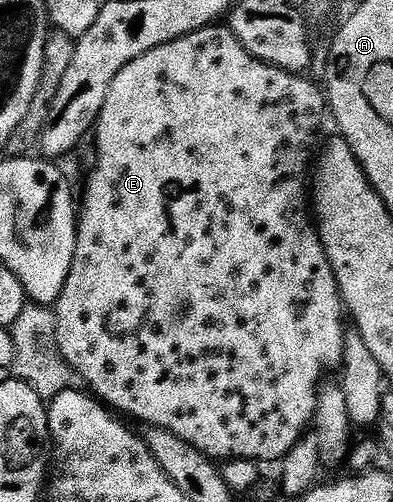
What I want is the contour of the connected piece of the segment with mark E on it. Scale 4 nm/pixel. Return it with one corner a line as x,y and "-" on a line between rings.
213,24
213,25
211,25
211,26
207,26
207,27
206,27
206,28
202,28
202,29
201,29
201,30
199,30
199,31
198,31
198,32
194,32
194,33
193,33
193,34
187,34
187,35
186,35
186,36
182,36
182,37
181,37
181,38
179,38
179,39
178,39
178,40
174,40
174,41
173,41
173,42
171,42
171,43
170,43
170,44
162,44
162,45
161,45
161,46
159,46
159,47
158,47
158,48
154,48
154,49
153,49
153,50
151,50
151,51
150,51
150,52
146,52
146,53
145,53
145,54
143,54
143,55
142,55
142,56
138,56
138,60
134,60
134,61
133,61
133,62
131,62
131,63
130,63
130,64
126,64
126,68
122,68
122,72
118,72
118,76
114,76
114,84
110,84
110,92
106,92
106,104
105,104
105,105
104,105
104,107
103,107
103,108
102,108
102,112
101,112
101,113
100,113
100,116
99,116
99,118
97,118
97,119
96,119
96,121
95,121
95,123
94,123
94,139
95,139
95,138
96,138
96,167
94,167
94,168
93,168
93,170
92,170
92,175
90,175
90,176
89,176
89,178
88,178
88,187
86,187
86,188
85,188
85,190
84,190
84,202
83,202
83,198
82,198
82,205
81,205
81,206
80,206
80,207
79,207
79,210
78,210
78,221
77,221
77,223
76,223
76,247
75,247
75,248
74,248
74,260
73,260
73,261
72,261
72,263
71,263
71,264
70,264
70,276
66,276
66,284
65,284
65,285
64,285
64,287
63,287
63,288
62,288
62,292
61,292
61,293
60,293
60,299
59,299
59,300
58,300
58,301
57,301
57,302
56,302
56,303
55,303
55,304
54,304
54,311
55,311
55,314
56,314
56,345
57,345
57,346
58,346
58,347
59,347
59,351
60,351
60,355
61,355
61,357
63,357
63,358
64,358
64,360
65,360
65,361
66,361
66,362
67,362
67,364
68,364
68,366
69,366
69,368
70,368
70,369
71,369
71,370
72,370
72,371
75,371
75,372
76,372
76,374
77,374
77,375
78,375
78,378
79,378
79,381
80,381
80,382
81,382
81,383
83,383
83,385
84,385
84,386
85,386
85,387
87,387
87,389
88,389
88,390
89,390
89,391
91,391
91,393
92,393
92,394
93,394
93,395
95,395
95,397
96,397
96,398
97,398
97,399
99,399
99,401
100,401
100,402
101,402
101,403
103,403
103,405
105,405
105,406
107,406
107,407
109,407
109,408
111,408
111,409
112,409
112,410
113,410
113,411
116,411
116,412
119,412
119,413
120,413
120,414
121,414
121,415
124,415
124,414
129,414
129,416
130,416
130,417
132,417
132,418
137,418
137,420
138,420
138,421
140,421
140,422
144,422
144,423
143,423
143,425
144,425
144,426
145,426
145,427
150,427
150,426
157,426
157,427
158,427
158,428
162,428
162,429
163,429
163,430
165,430
165,431
166,431
166,432
174,432
174,436
178,436
178,437
179,437
179,438
181,438
181,439
182,439
182,440
186,440
186,444
194,444
194,448
198,448
198,452
202,452
202,453
203,453
203,454
205,454
205,456
207,456
207,457
208,457
208,458
211,458
211,459
213,459
213,460
231,460
231,459
234,459
234,458
241,458
241,459
242,459
242,460
250,460
250,461
251,461
251,462
254,462
254,463
257,463
257,464
265,464
265,463
264,463
264,462
276,462
276,463
279,463
279,462
280,462
280,461
281,461
281,460
282,460
282,459
283,459
283,458
284,458
284,457
286,457
286,456
287,456
287,455
288,455
288,453
289,453
289,452
290,452
290,448
294,448
294,444
298,444
298,443
299,443
299,442
300,442
300,440
301,440
301,438
303,438
303,437
304,437
304,435
305,435
305,434
307,434
307,433
309,433
309,430
310,430
310,427
311,427
311,426
312,426
312,425
313,425
313,422
314,422
314,419
315,419
315,416
316,416
316,405
317,405
317,404
318,404
318,400
319,400
319,399
320,399
320,387
321,387
321,383
323,383
323,382
324,382
324,381
325,381
325,378
324,378
324,373
326,373
326,372
327,372
327,370
332,370
332,369
334,369
334,368
335,368
335,366
336,366
336,369
337,369
337,367
339,367
339,366
340,366
340,365
341,365
341,363
343,363
343,361
344,361
344,336
345,336
345,333
346,333
346,325
345,325
345,326
344,326
344,318
345,318
345,322
346,322
346,311
345,311
345,308
344,308
344,303
343,303
343,301
342,301
342,299
341,299
341,297
340,297
340,286
339,286
339,285
338,285
338,283
336,283
336,277
335,277
335,276
334,276
334,272
333,272
333,271
332,271
332,269
331,269
331,268
330,268
330,260
329,260
329,259
328,259
328,257
327,257
327,256
326,256
326,252
325,252
325,251
324,251
324,249
323,249
323,248
322,248
322,240
321,240
321,239
320,239
320,231
319,231
319,229
318,229
318,226
317,226
317,223
316,223
316,222
315,222
315,221
314,221
314,218
313,218
313,215
312,215
312,214
311,214
311,213
310,213
310,171
311,171
311,170
312,170
312,169
313,169
313,166
314,166
314,155
315,155
315,154
316,154
316,153
317,153
317,150
316,150
316,141
318,141
318,140
319,140
319,138
320,138
320,129
322,129
322,128
323,128
323,126
324,126
324,114
325,114
325,118
326,118
326,94
325,94
325,91
324,91
324,90
323,90
323,89
321,89
321,87
320,87
320,90
319,90
319,88
318,88
318,87
316,87
316,86
315,86
315,84
314,84
314,83
312,83
312,82
311,82
311,80
310,80
310,79
308,79
308,76
301,76
301,75
299,75
299,74
291,74
291,73
290,73
290,72
286,72
286,71
285,71
285,70
283,70
283,69
282,69
282,68
278,68
278,67
277,67
277,66
271,66
271,65
270,65
270,64
266,64
266,63
265,63
265,62
263,62
263,61
262,61
262,60
258,60
258,59
257,59
257,58
256,58
256,57
255,57
255,56
253,56
253,55
252,55
252,54
251,54
251,53
250,53
250,52
246,52
246,48
245,48
245,47
244,47
244,45
243,45
243,44
241,44
241,43
240,43
240,41
239,41
239,40
238,40
238,39
236,39
236,38
235,38
235,36
234,36
234,35
233,35
233,34
232,34
232,32
231,32
231,29
229,29
229,27
228,27
228,26
227,26
227,25
224,25
224,24

